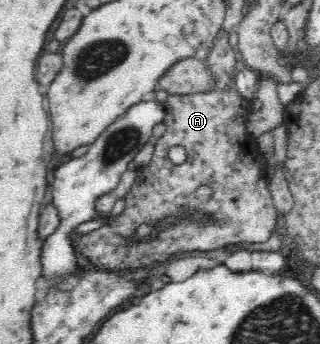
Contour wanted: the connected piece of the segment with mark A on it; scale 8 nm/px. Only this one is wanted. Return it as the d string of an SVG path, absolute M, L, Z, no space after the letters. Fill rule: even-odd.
M223 26L220 30L217 30L211 43L199 55L200 60L207 67L207 72L211 74L214 86L206 92L170 95L162 103L165 106L165 118L162 124L166 127L166 132L163 137L158 138L157 145L162 146L164 152L156 154L156 150L153 150L152 160L146 165L146 168L142 168L142 176L144 176L140 180L142 188L136 186L138 190L128 191L126 210L109 220L102 228L83 235L78 242L72 243L81 258L98 265L98 267L104 267L104 269L135 265L140 260L144 263L156 262L156 260L160 262L160 260L166 260L170 254L185 250L214 250L224 246L224 244L266 242L272 236L272 232L279 230L281 217L274 207L268 189L269 181L258 172L264 162L256 160L256 164L254 164L256 146L252 146L252 142L248 142L251 137L246 132L245 124L250 111L247 109L246 102L240 98L234 81L233 68L239 58L238 53L234 50L234 43L234 34L226 32ZM170 146L184 146L186 148L184 164L174 164L170 161L168 154L166 154L166 150ZM202 186L210 188L208 198L198 196L198 188L202 188ZM192 207L210 212L213 222L205 228L205 226L190 224L181 220L180 225L177 223L178 229L177 227L169 229L168 234L164 234L164 238L156 238L156 242L150 242L147 248L141 246L125 248L121 244L120 237L128 234L128 231L136 230L138 226L146 227L152 222L152 219L163 219L166 215L183 213Z

